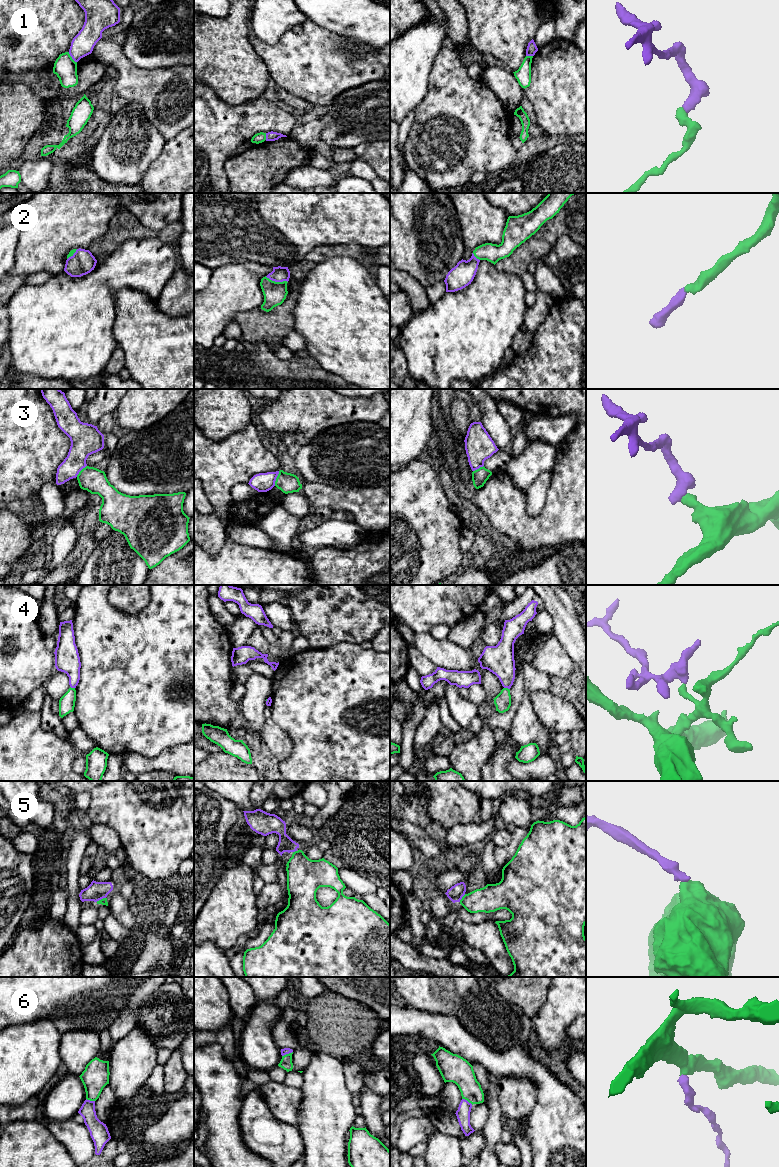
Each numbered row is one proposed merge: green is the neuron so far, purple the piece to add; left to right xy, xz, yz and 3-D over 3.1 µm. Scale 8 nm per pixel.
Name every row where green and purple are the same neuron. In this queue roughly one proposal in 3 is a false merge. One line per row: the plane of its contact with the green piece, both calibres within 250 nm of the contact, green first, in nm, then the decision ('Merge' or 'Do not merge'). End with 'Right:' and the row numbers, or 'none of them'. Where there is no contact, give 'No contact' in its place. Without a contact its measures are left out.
1: Touches green in xy. Thickness 180 nm (green) against 180 nm. Do not merge
2: Touches green in xz. Thickness 180 nm (green) against 130 nm. Merge
3: Touches green in xz. Thickness 160 nm (green) against 160 nm. Do not merge
4: Touches green in yz. Thickness 140 nm (green) against 240 nm. Do not merge
5: Touches green in yz. Thickness 220 nm (green) against 120 nm. Do not merge
6: Touches green in xz. Thickness 100 nm (green) against 50 nm. Merge
Right: 2, 6

